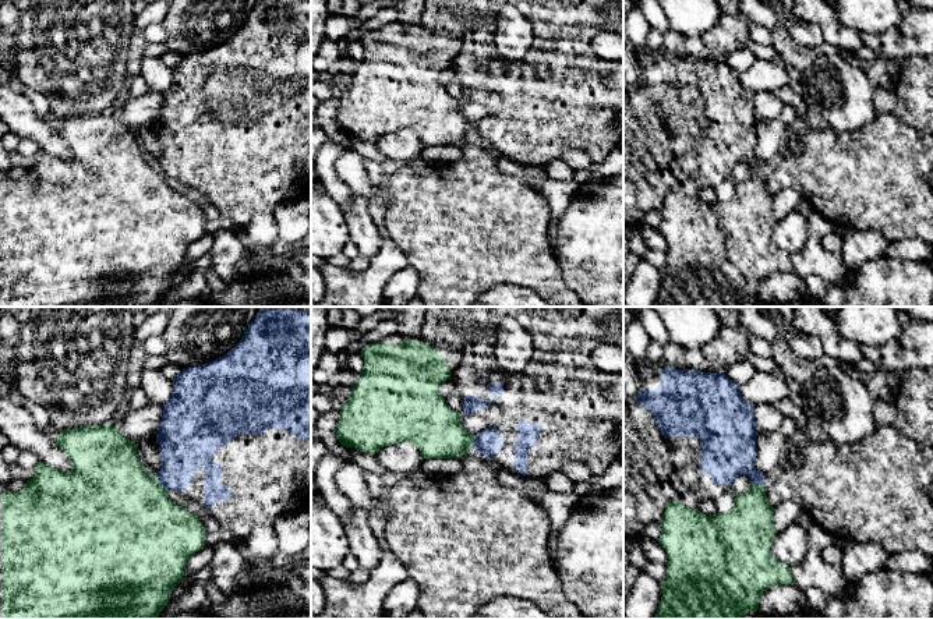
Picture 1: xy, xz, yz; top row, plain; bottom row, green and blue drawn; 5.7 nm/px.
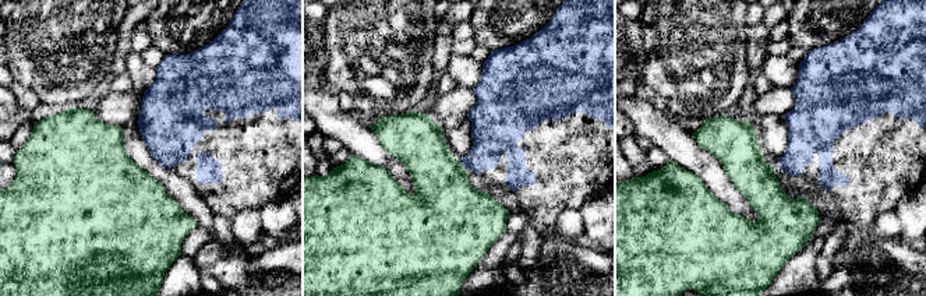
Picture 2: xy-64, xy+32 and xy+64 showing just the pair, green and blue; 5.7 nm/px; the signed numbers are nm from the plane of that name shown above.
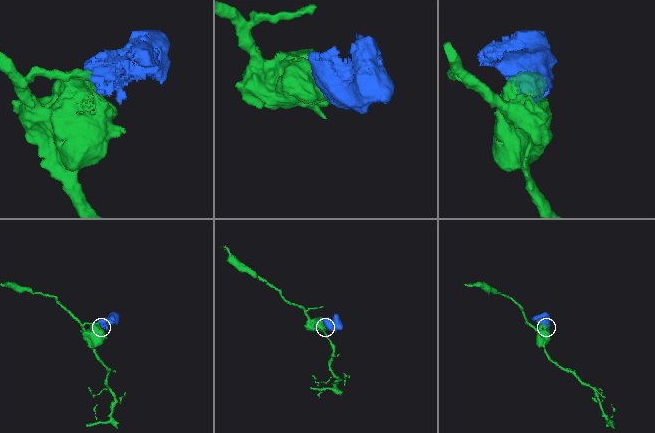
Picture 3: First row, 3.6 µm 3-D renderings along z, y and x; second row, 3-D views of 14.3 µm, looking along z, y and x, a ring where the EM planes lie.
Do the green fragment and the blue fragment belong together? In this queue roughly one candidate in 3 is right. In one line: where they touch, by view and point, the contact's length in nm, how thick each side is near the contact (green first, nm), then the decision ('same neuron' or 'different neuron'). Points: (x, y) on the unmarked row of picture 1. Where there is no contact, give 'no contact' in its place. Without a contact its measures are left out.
xz (473, 130) | 80 nm | 300/150 nm | different neuron

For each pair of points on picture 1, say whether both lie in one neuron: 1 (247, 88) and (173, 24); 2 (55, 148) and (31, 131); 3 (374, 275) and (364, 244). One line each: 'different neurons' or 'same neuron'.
1: different neurons
2: same neuron
3: different neurons

